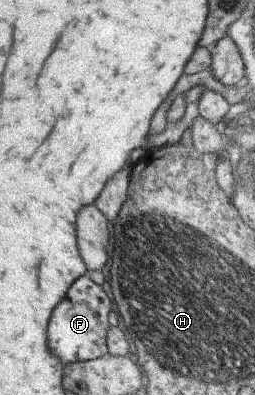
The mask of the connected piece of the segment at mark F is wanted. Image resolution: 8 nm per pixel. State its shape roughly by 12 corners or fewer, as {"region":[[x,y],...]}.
{"region":[[89,275],[55,307],[47,347],[63,364],[108,353],[110,300]]}

